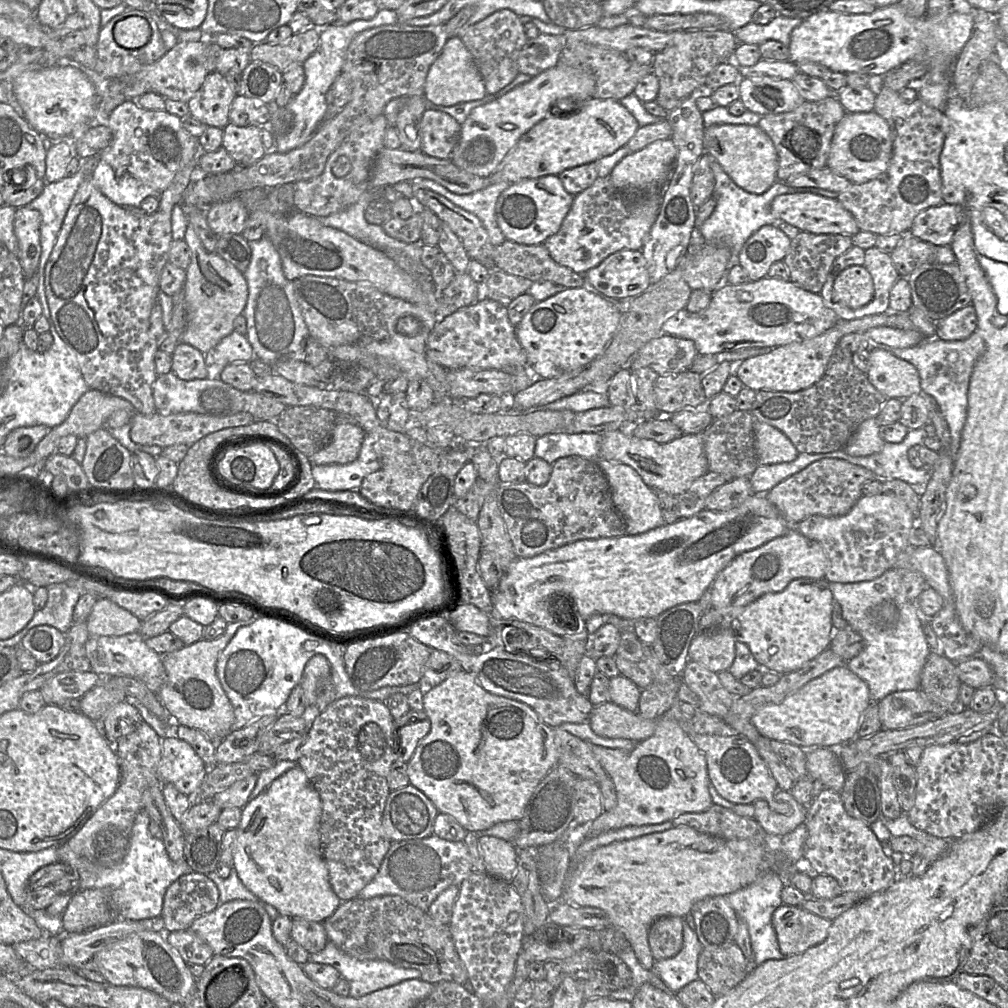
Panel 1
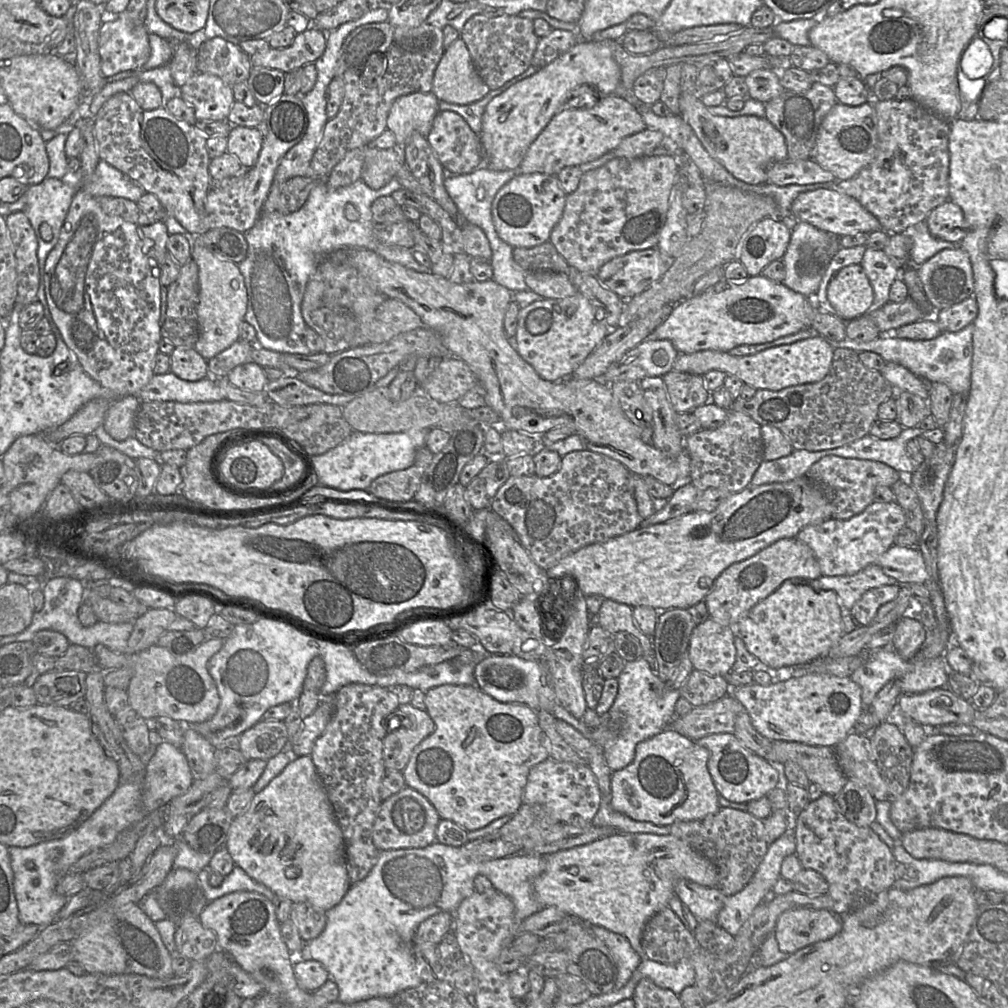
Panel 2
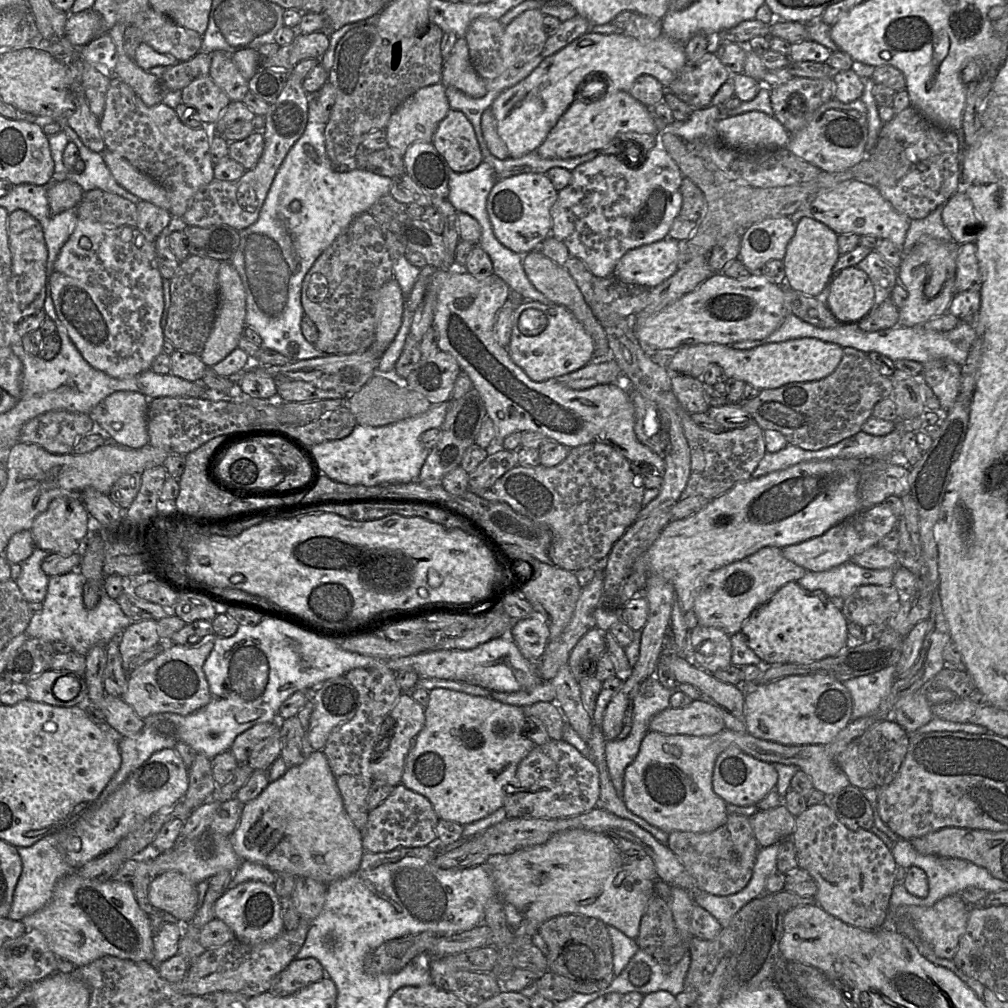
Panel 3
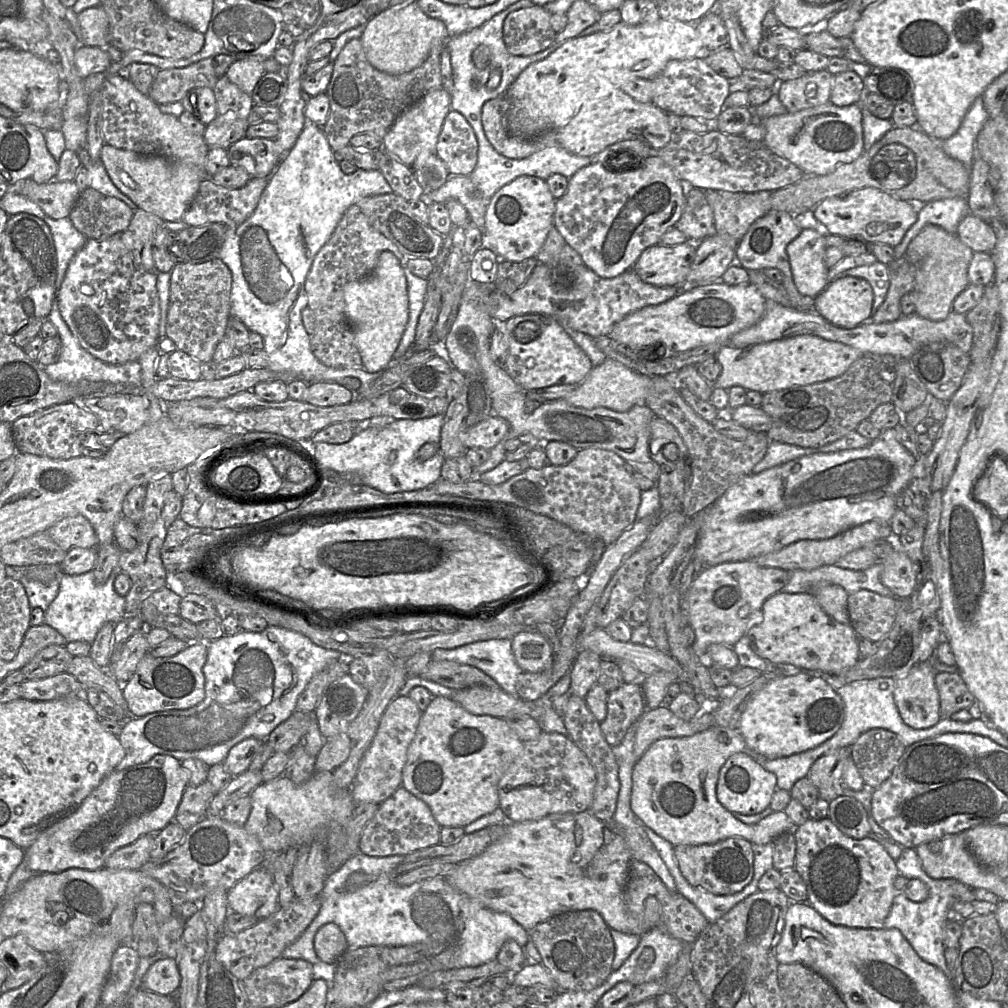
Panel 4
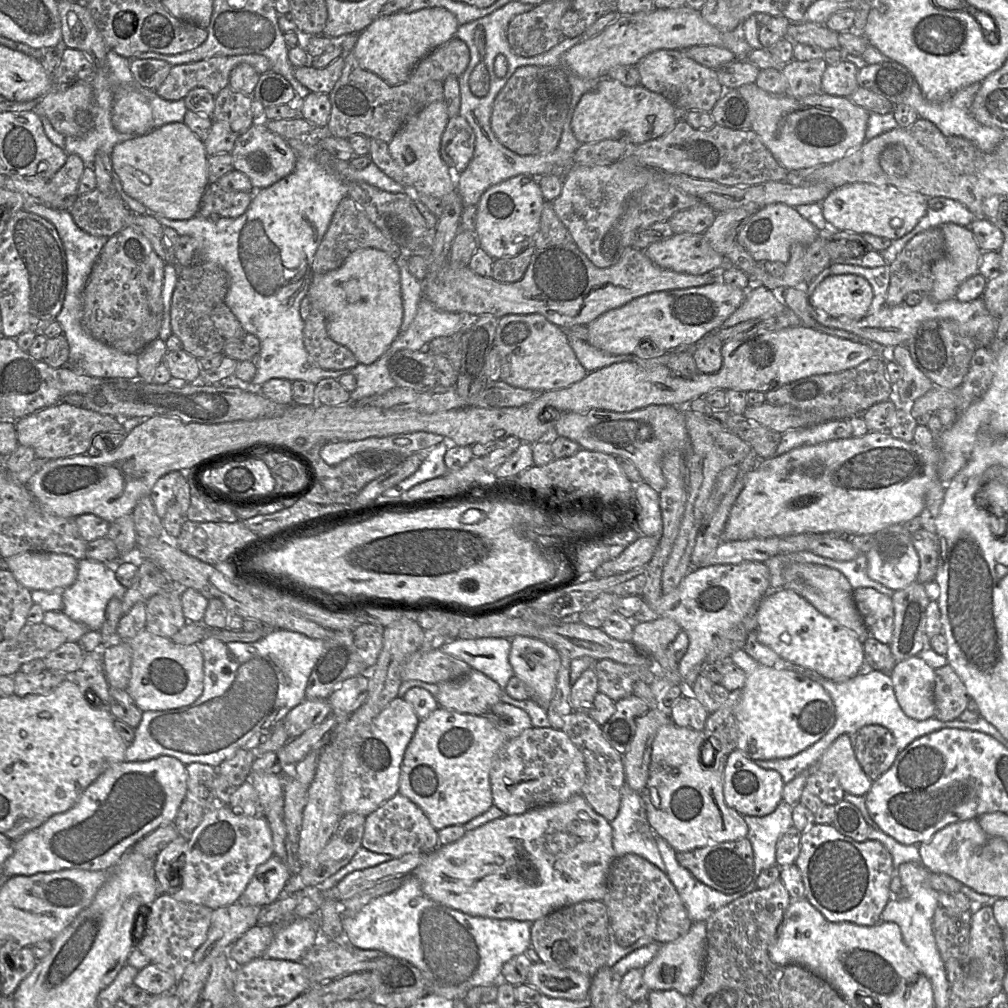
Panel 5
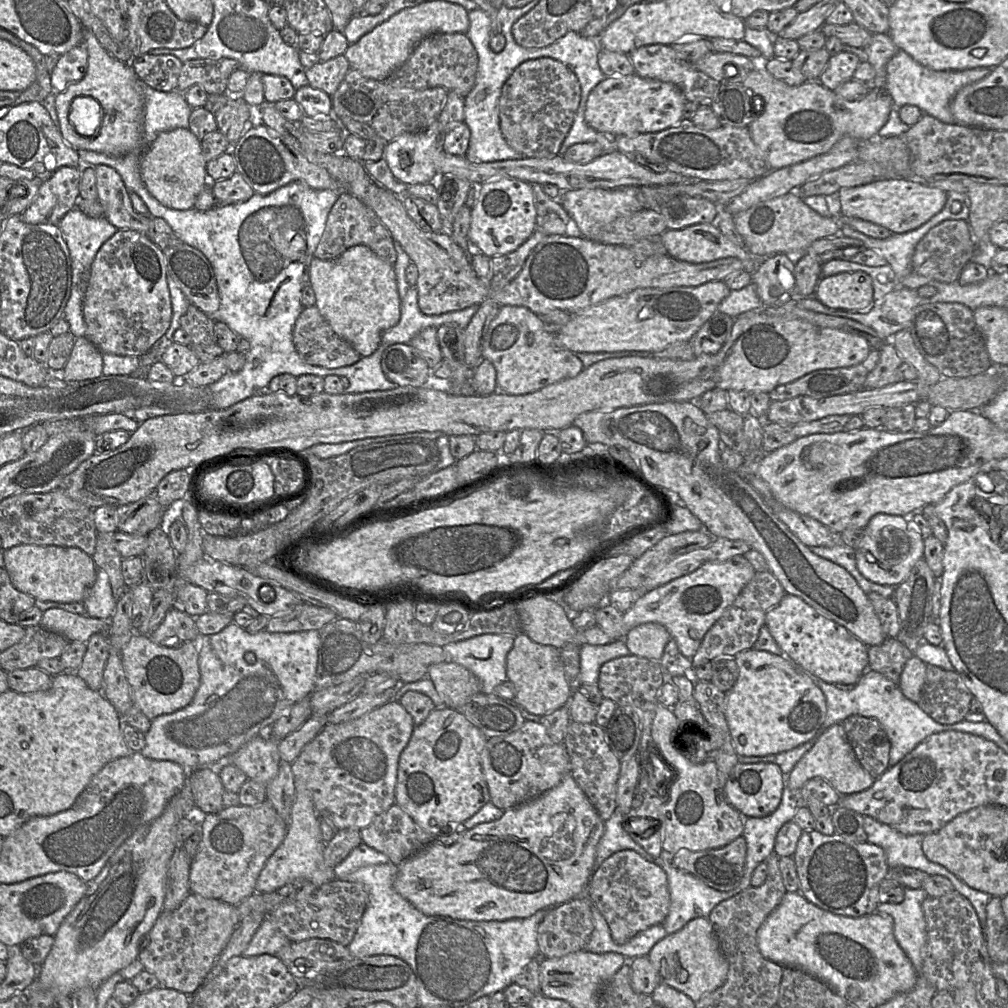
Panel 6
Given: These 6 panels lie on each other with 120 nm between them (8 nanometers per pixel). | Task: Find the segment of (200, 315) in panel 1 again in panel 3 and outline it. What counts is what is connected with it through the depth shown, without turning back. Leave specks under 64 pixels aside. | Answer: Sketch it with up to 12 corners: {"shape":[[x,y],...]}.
{"shape":[[229,261],[218,270],[219,301],[203,351],[207,367],[238,347],[246,293]]}

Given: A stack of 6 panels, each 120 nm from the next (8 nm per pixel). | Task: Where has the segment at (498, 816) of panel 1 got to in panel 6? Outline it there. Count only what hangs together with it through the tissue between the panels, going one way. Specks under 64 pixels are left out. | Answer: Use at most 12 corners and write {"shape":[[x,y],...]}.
{"shape":[[458,710],[415,726],[395,804],[436,837],[490,802],[487,737]]}

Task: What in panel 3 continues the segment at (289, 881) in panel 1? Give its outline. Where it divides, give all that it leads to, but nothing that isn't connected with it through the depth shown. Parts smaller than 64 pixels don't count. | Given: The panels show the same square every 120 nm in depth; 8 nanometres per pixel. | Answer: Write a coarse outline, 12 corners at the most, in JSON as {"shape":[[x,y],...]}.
{"shape":[[322,750],[243,806],[242,861],[327,886],[361,831]]}

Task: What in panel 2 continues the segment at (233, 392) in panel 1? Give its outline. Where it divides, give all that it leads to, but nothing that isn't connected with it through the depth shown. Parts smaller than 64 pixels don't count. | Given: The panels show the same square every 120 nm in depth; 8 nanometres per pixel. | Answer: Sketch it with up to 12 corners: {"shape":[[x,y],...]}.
{"shape":[[154,374],[138,393],[141,402],[184,404],[224,400],[209,374],[185,381]]}

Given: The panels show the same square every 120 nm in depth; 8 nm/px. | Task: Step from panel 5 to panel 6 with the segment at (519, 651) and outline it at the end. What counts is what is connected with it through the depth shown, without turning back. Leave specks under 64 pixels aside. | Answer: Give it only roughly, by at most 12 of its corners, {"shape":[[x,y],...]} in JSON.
{"shape":[[523,632],[507,655],[514,700],[542,717],[571,688],[560,649]]}

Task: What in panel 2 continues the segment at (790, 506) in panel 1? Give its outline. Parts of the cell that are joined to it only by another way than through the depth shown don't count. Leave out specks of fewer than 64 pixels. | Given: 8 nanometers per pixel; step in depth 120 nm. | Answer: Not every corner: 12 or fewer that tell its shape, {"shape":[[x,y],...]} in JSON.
{"shape":[[834,455],[804,476],[822,489],[831,518],[847,520],[877,487],[904,478],[881,462]]}

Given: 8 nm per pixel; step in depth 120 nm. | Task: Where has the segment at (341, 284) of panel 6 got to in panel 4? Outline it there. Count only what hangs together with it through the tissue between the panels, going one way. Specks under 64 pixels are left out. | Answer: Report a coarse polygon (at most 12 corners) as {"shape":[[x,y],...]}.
{"shape":[[383,251],[344,287],[369,373],[386,369],[408,321],[402,266]]}

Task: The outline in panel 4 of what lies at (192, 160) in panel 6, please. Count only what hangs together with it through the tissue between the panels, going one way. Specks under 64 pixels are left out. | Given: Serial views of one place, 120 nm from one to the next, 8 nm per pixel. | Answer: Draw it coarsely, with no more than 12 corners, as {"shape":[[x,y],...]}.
{"shape":[[106,143],[100,160],[139,209],[182,220],[206,175]]}

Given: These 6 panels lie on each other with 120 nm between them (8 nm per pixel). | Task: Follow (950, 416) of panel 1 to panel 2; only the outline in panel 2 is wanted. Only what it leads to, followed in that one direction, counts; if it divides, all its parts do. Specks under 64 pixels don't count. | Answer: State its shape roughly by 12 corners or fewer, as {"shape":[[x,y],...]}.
{"shape":[[973,323],[930,340],[882,333],[838,347],[871,351],[968,396]]}

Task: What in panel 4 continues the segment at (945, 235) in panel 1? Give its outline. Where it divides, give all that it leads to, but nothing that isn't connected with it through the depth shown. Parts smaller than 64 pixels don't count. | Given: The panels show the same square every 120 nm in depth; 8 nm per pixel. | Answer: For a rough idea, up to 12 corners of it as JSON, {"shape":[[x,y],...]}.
{"shape":[[972,213],[957,235],[974,252],[991,253],[993,227]]}

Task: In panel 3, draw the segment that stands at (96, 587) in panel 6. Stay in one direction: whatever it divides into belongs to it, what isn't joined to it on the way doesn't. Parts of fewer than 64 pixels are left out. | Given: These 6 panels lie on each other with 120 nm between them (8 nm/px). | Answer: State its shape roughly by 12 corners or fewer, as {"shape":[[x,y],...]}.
{"shape":[[80,570],[49,576],[25,634],[86,656],[132,621],[103,586],[83,603]]}

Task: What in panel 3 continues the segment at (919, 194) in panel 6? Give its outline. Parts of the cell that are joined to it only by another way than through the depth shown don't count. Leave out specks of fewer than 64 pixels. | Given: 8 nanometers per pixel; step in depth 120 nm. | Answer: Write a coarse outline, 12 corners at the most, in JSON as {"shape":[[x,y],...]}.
{"shape":[[857,180],[815,194],[813,218],[838,235],[888,239],[903,256],[911,219]]}

